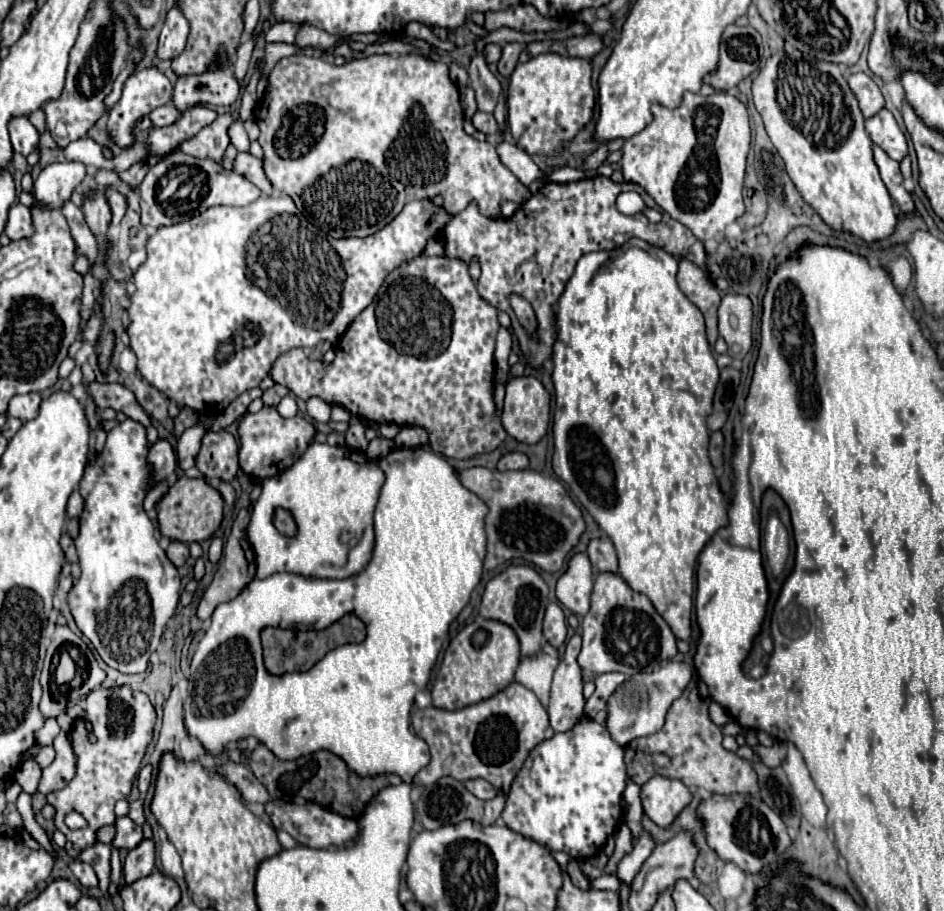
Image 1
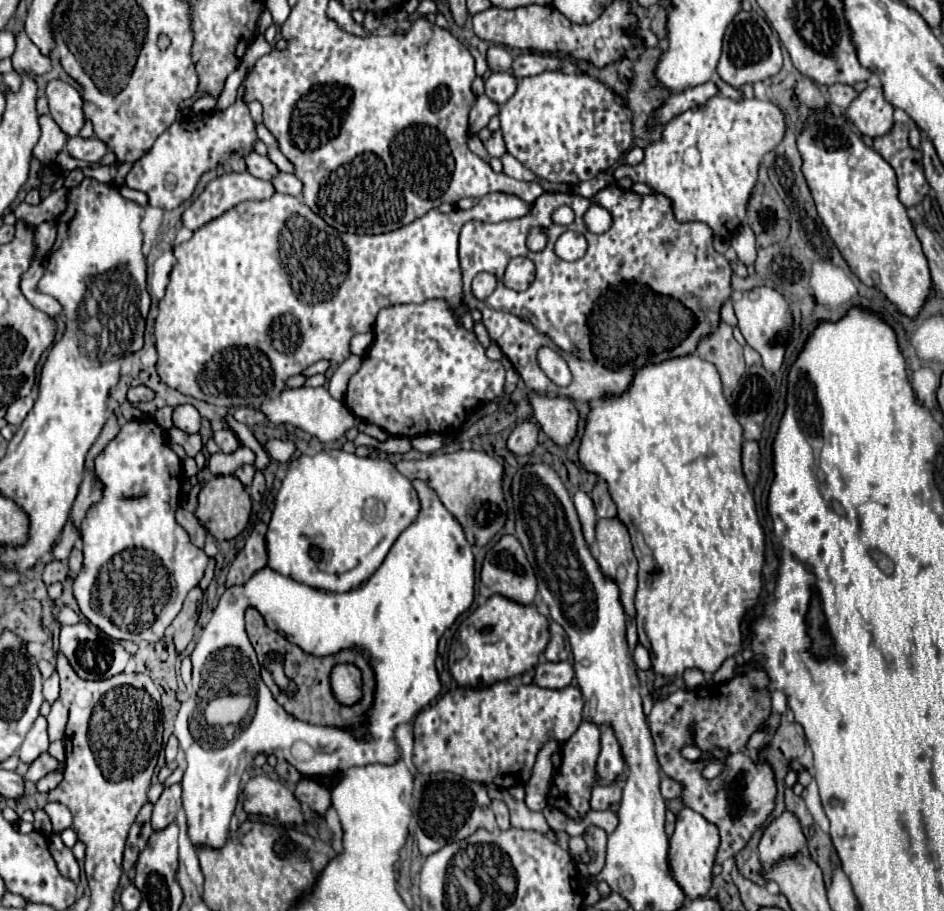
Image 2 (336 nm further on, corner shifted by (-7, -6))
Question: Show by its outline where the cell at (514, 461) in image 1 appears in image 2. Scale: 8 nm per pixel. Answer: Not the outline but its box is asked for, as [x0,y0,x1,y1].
[507,418,539,454]

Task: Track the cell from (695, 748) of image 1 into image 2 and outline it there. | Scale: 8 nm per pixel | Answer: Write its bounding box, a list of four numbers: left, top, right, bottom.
[759,812,807,868]

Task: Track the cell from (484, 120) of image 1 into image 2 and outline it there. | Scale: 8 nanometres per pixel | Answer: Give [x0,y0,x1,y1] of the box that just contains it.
[485,130,507,158]

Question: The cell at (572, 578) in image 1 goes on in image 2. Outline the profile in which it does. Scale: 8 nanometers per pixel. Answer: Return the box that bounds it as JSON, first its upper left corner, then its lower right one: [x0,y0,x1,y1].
[573,490,597,544]

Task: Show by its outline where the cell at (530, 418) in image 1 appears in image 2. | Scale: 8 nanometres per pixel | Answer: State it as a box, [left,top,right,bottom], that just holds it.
[529,396,579,446]

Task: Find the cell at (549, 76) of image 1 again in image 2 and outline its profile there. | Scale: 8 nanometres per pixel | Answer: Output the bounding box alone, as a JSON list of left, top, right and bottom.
[499,72,633,186]

